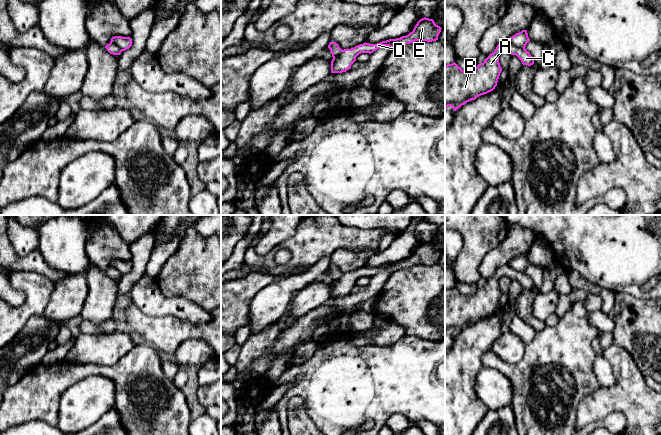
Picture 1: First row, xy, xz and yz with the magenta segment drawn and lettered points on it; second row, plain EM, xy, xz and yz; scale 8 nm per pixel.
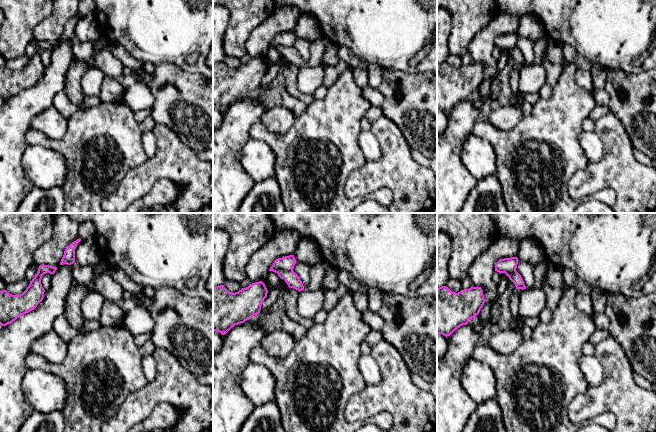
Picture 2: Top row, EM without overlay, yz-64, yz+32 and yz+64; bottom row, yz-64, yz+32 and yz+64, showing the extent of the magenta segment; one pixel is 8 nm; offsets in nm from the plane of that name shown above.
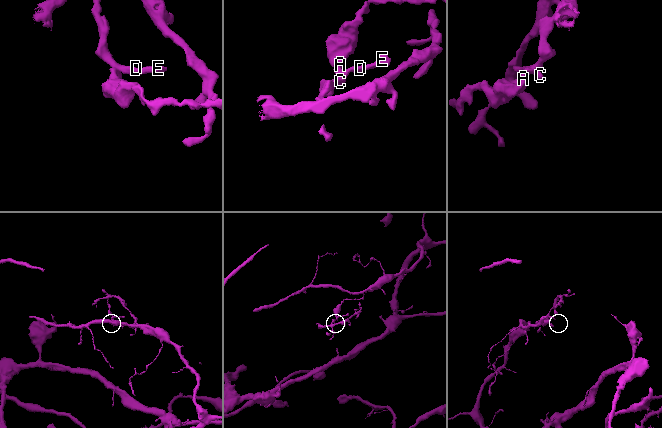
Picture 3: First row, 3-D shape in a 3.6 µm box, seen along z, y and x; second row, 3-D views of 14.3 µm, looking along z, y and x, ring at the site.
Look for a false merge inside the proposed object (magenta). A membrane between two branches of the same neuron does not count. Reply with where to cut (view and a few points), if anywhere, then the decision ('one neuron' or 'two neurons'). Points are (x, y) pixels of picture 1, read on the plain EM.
cut in yz along (507, 264), (518, 271), (524, 272); two neurons

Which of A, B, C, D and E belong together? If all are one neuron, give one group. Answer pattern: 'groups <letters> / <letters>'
groups A B C / D E

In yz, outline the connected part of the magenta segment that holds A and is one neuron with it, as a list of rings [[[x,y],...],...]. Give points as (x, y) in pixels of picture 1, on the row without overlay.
[[[508,265],[499,267],[483,287],[477,289],[477,291],[470,295],[462,294],[455,286],[445,289],[445,332],[451,330],[454,335],[460,332],[471,324],[475,324],[477,321],[487,318],[495,313],[497,306],[502,295],[499,287],[499,280],[501,277],[507,276],[511,279],[516,279],[523,289],[531,290],[534,288],[534,283],[525,272],[518,272]]]

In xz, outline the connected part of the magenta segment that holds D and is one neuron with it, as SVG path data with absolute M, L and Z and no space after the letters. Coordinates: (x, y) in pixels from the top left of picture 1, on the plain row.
M422 242L415 249L412 256L406 260L396 263L389 263L377 268L363 267L351 273L344 273L338 282L331 285L331 297L342 297L351 293L351 289L356 285L356 281L361 277L373 277L382 270L391 273L401 269L413 267L415 265L432 266L438 264L441 251L436 249L433 243Z

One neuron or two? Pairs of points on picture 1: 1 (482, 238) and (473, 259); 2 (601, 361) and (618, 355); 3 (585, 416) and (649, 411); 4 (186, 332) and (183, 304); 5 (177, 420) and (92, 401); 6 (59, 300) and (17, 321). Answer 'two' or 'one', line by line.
1: one
2: two
3: one
4: two
5: two
6: two

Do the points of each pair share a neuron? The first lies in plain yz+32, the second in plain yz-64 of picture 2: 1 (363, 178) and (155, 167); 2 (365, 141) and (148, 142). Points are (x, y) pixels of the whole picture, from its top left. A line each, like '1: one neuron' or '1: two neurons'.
1: one neuron
2: one neuron

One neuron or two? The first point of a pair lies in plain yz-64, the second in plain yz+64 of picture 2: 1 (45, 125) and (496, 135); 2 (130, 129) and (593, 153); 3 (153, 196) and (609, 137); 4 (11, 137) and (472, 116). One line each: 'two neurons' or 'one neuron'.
1: two neurons
2: two neurons
3: two neurons
4: one neuron

